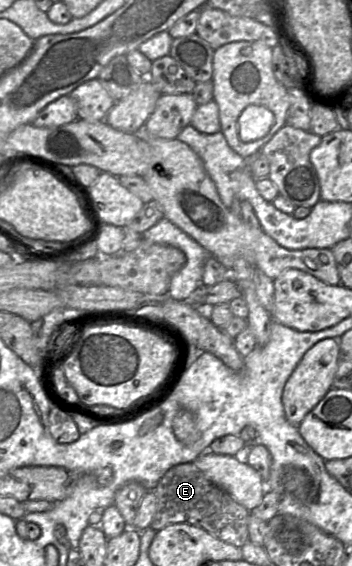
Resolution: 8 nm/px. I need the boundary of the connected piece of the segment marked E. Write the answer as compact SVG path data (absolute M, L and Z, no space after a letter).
M193 462L170 468L153 492L156 496L156 511L150 525L153 530L159 531L171 524L190 524L237 547L249 541L248 521L251 512L209 481Z

